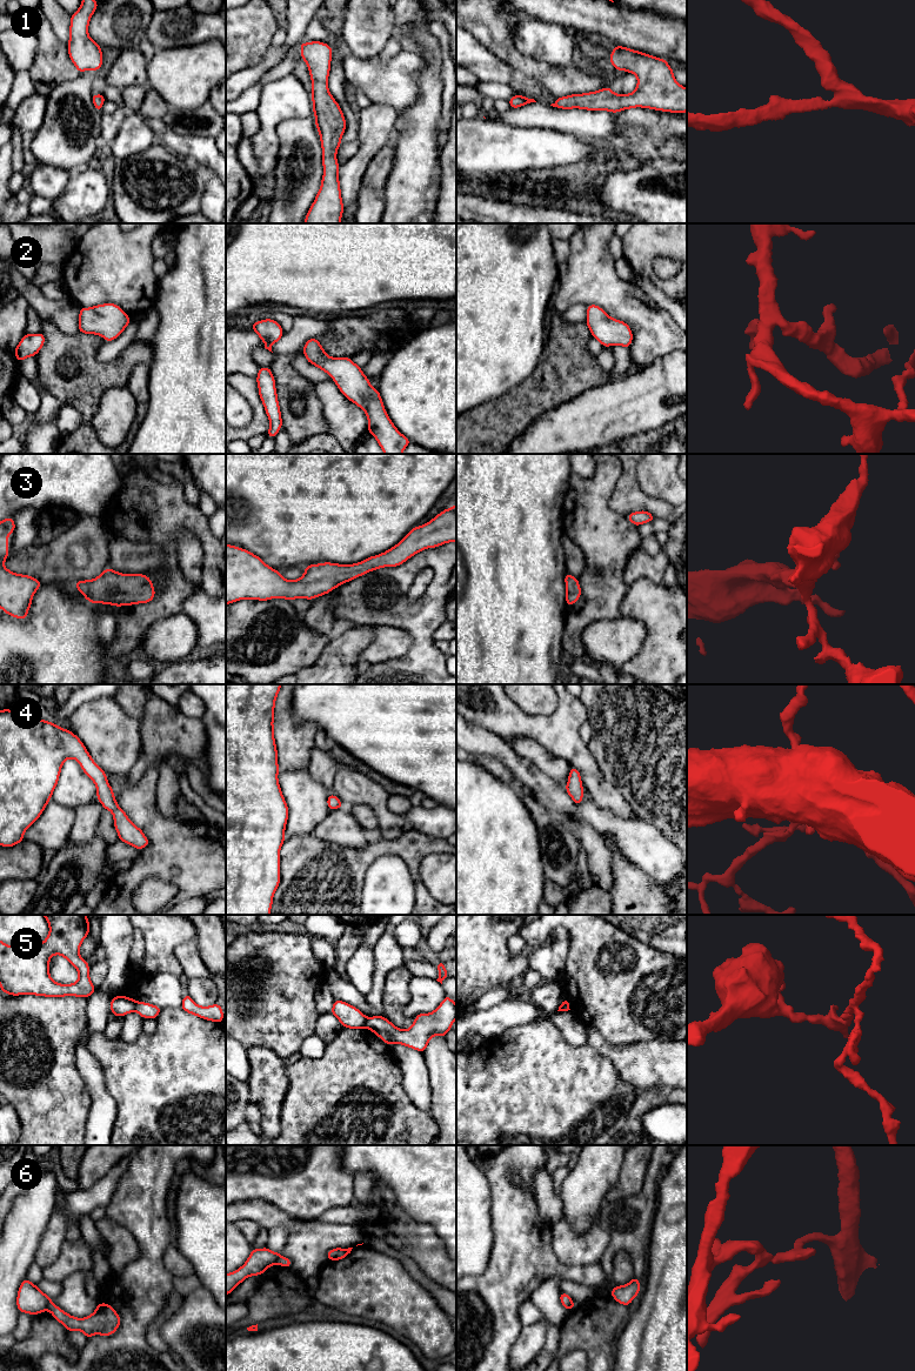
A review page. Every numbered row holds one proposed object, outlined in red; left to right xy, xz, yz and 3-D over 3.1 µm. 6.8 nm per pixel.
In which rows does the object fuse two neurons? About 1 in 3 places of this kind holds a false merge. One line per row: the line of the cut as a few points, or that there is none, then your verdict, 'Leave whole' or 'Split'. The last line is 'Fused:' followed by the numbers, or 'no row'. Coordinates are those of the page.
1: No split. Leave whole
2: No split. Leave whole
3: No split. Leave whole
4: No split. Leave whole
5: Split along xy (137, 1002), (134, 1010). Split
6: Split along xz (281, 1256), (276, 1262). Split
Fused: 5, 6

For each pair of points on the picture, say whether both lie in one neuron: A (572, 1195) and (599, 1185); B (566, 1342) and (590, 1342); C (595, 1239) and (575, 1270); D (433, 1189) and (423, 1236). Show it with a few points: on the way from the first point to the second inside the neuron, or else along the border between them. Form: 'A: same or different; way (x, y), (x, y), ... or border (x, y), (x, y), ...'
A: same; way (579, 1195), (592, 1185)
B: same; way (572, 1342), (585, 1342)
C: different; border (554, 1252), (565, 1264), (598, 1264)
D: different; border (402, 1209), (412, 1217), (429, 1223), (443, 1243)

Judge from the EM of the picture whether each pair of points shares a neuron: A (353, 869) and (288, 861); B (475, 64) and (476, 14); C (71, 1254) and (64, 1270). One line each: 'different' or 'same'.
A: same
B: different
C: same

